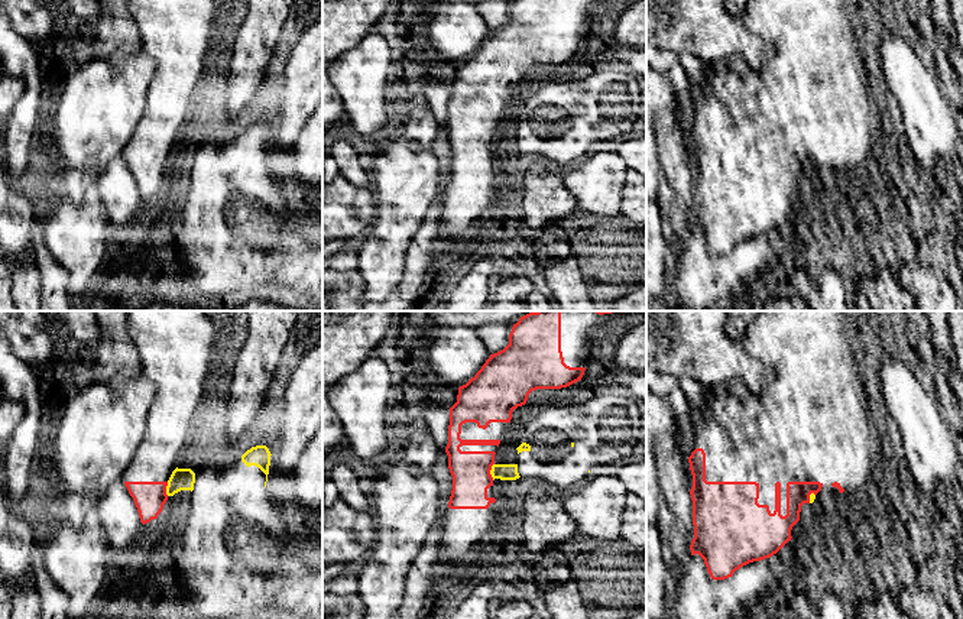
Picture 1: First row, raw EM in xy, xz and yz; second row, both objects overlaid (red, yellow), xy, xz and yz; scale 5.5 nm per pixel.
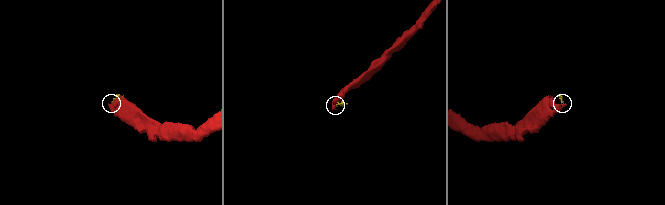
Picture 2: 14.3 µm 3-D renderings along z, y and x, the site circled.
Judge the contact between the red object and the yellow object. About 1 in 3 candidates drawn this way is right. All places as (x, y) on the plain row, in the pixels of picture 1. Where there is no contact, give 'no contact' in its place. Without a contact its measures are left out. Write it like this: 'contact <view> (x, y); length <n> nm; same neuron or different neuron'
contact xz (489, 148); length 100 nm; different neuron

